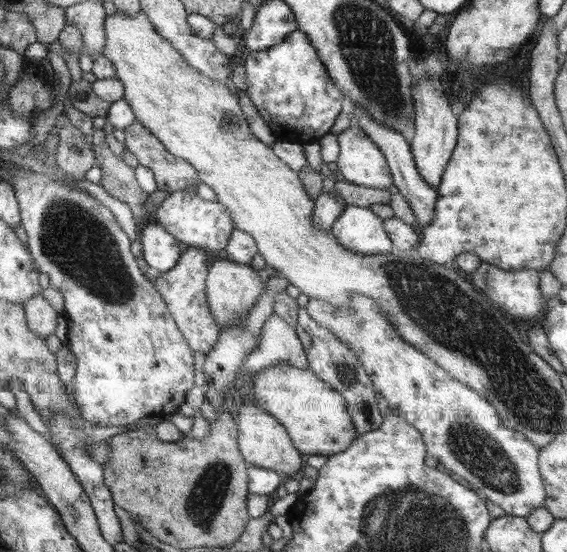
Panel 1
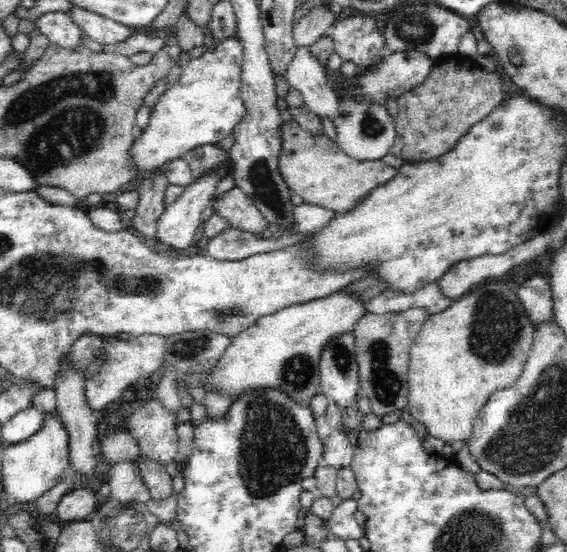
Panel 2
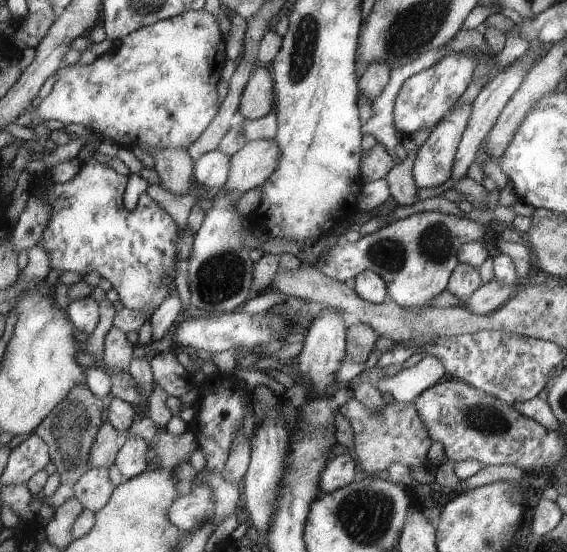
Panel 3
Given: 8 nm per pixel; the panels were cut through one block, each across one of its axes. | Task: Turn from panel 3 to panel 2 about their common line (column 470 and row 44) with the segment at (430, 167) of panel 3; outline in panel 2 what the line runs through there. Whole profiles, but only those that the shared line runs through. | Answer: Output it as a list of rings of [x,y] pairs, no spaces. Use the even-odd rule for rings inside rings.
[[[73,6],[67,10],[73,21],[90,36],[92,40],[103,45],[118,45],[134,36],[138,30],[132,26],[124,26],[109,18],[89,10]]]

